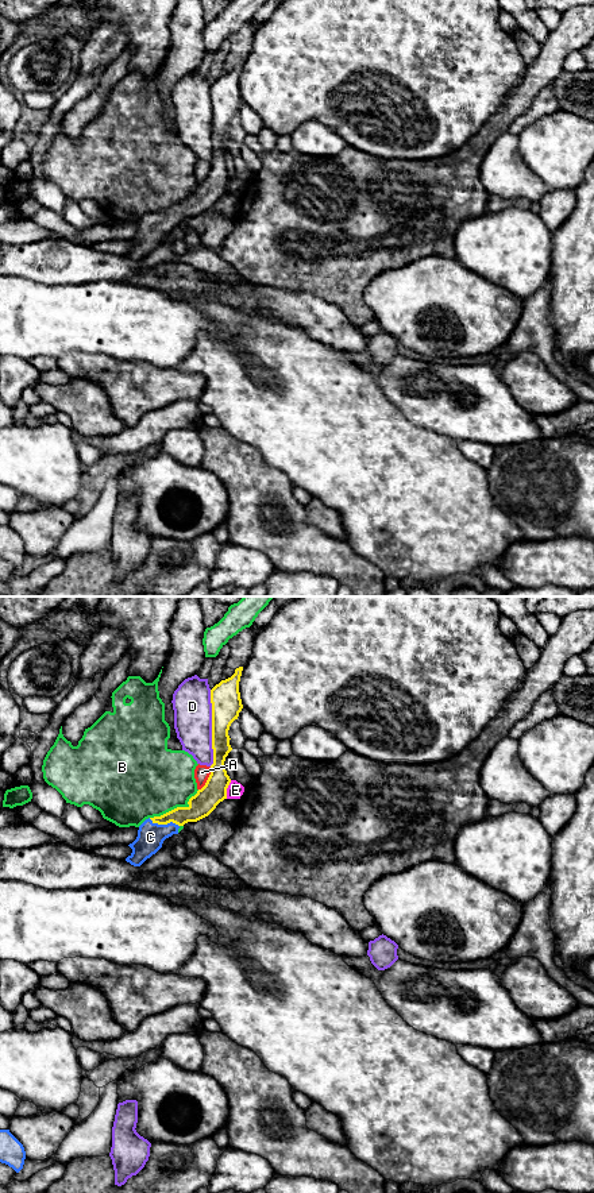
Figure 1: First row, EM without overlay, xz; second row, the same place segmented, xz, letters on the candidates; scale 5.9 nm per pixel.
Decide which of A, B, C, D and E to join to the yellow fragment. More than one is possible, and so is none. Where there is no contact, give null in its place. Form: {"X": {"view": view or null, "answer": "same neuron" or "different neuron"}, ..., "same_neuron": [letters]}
{"A": {"view": "xz", "answer": "different neuron"}, "B": {"view": "xz", "answer": "different neuron"}, "C": {"view": "xz", "answer": "same neuron"}, "D": {"view": "xz", "answer": "different neuron"}, "E": {"view": "xz", "answer": "different neuron"}, "same_neuron": ["C"]}

